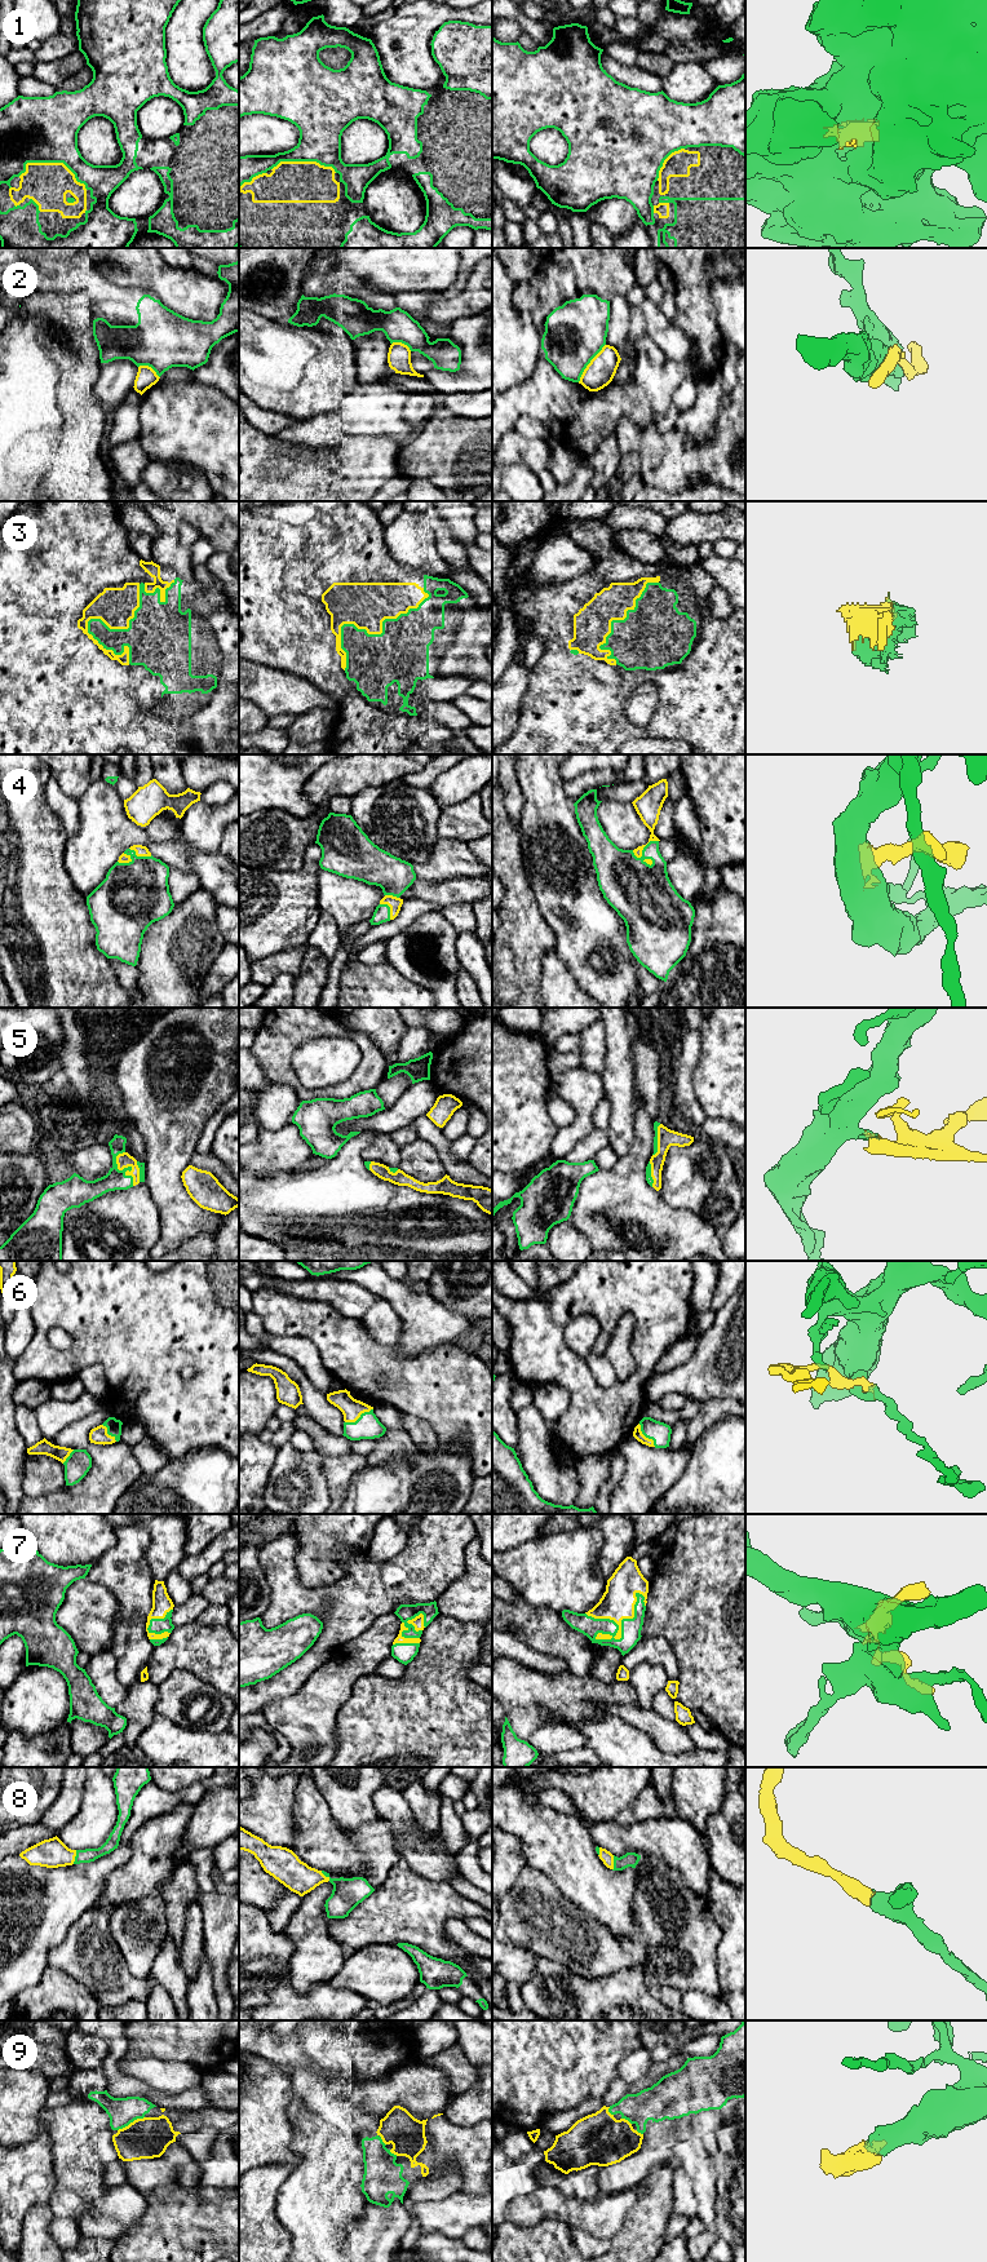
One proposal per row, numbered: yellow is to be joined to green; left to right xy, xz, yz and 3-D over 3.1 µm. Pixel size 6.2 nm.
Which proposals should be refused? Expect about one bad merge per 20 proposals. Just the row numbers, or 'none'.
none

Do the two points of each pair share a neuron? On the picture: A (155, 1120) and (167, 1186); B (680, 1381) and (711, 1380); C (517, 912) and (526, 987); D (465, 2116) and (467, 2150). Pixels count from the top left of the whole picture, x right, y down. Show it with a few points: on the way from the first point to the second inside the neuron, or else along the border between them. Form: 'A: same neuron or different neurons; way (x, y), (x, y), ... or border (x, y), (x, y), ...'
A: same neuron; way (166, 1137), (166, 1169)
B: same neuron; way (687, 1380), (703, 1380)
C: same neuron; way (518, 930), (518, 969)
D: different neurons; border (442, 2112), (456, 2125), (472, 2127), (478, 2123)

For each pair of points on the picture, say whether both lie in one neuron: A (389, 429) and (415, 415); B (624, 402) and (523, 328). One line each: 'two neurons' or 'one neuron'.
A: one neuron
B: two neurons

